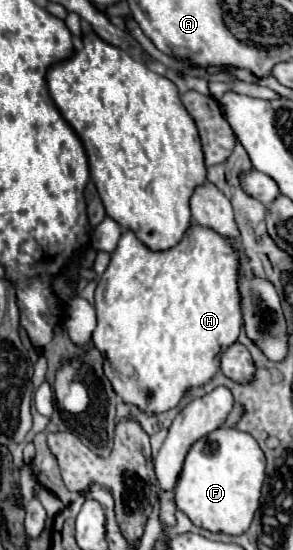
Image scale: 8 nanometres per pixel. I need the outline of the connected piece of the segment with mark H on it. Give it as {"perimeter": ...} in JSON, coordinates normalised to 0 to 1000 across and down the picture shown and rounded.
{"perimeter":[[[648,404],[621,436],[553,458],[512,455],[451,418],[423,418],[396,455],[382,458],[362,495],[328,520],[328,578],[334,593],[314,607],[321,629],[362,651],[355,676],[396,716],[498,749],[560,749],[594,742],[635,709],[696,702],[751,669],[744,655],[826,596],[819,527],[812,527],[819,462],[778,433]]]}

